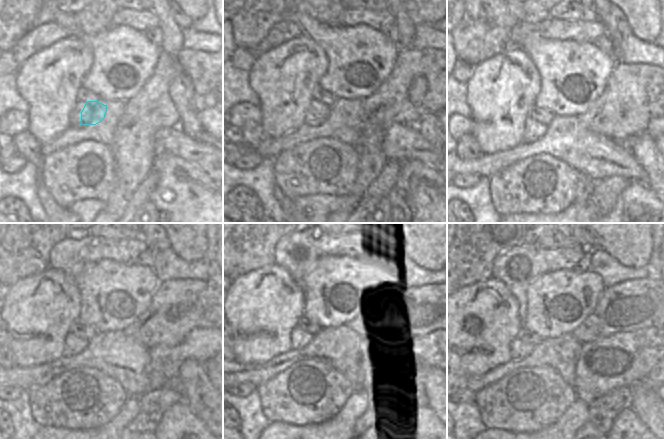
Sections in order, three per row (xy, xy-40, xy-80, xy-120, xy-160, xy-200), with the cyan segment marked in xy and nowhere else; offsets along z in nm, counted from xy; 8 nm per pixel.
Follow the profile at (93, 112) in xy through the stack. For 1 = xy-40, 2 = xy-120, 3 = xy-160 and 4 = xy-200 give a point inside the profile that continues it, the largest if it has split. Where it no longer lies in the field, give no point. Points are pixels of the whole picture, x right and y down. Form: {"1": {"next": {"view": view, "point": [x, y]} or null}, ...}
{"1": {"next": {"view": "xy-40", "point": [318, 111]}}, "2": {"next": {"view": "xy-120", "point": [76, 341]}}, "3": {"next": {"view": "xy-160", "point": [300, 343]}}, "4": {"next": {"view": "xy-200", "point": [519, 349]}}}

